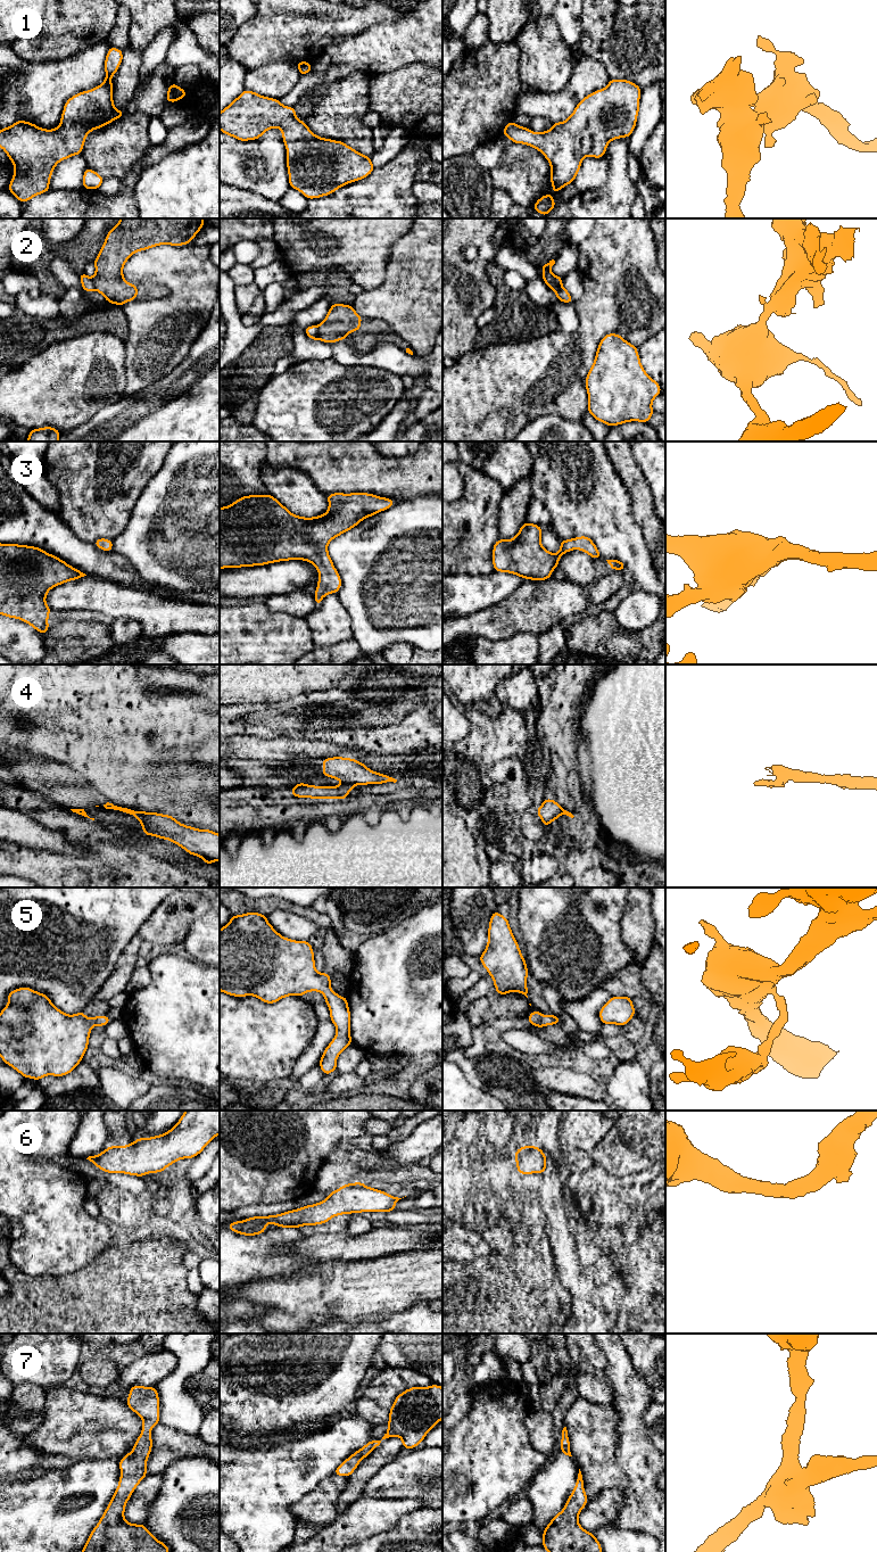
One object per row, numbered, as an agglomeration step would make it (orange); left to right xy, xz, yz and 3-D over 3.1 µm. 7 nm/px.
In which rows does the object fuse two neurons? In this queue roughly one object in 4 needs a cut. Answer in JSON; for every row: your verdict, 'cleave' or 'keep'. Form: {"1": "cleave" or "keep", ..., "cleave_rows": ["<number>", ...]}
{"1": "keep", "2": "cleave", "3": "keep", "4": "cleave", "5": "keep", "6": "keep", "7": "keep", "cleave_rows": ["2", "4"]}

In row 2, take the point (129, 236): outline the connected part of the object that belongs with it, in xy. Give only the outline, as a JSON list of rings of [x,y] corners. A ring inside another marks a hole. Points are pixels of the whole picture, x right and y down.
[[[121,218],[107,233],[105,242],[94,259],[96,273],[92,278],[94,290],[100,292],[107,303],[124,305],[138,297],[138,286],[125,281],[123,267],[127,259],[138,251],[160,245],[188,245],[205,225],[204,218]]]

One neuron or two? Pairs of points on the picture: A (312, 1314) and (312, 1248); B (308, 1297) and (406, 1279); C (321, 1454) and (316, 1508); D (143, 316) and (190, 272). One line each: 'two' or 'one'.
A: two
B: one
C: two
D: one

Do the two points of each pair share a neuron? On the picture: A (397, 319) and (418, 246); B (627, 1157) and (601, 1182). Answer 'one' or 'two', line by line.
A: one
B: two

